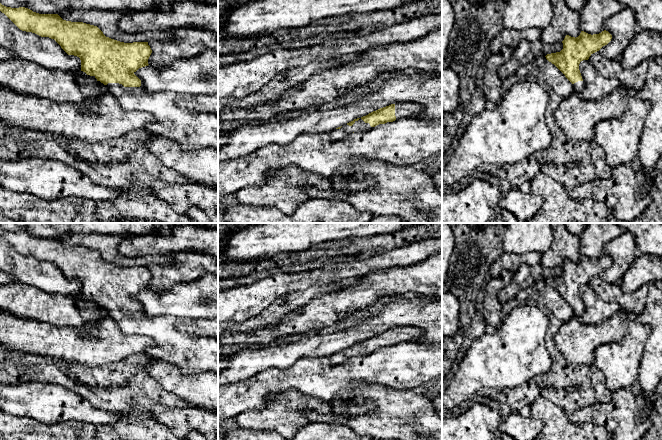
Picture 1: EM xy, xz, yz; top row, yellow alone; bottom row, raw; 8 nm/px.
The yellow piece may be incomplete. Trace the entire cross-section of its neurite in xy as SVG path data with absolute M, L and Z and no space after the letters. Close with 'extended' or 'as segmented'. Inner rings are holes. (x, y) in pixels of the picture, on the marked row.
M0 3L0 11L20 30L54 39L68 55L79 57L81 71L103 83L108 93L117 99L124 110L146 112L152 115L155 121L147 123L144 127L152 135L170 139L182 150L206 147L218 149L218 116L216 114L185 110L177 104L177 99L181 97L177 94L169 92L149 94L140 88L141 80L134 73L139 68L149 65L148 59L152 50L148 42L120 42L106 37L97 26L66 21L58 14L39 14L25 7L11 8Z; extended

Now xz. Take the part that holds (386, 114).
M398 102L373 111L361 118L354 119L344 126L338 127L335 130L329 132L329 136L332 140L337 141L346 138L351 133L364 132L373 129L379 124L393 122L396 119L416 119L420 115L422 110L423 107L418 103Z; extended

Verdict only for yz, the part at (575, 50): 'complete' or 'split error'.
split error

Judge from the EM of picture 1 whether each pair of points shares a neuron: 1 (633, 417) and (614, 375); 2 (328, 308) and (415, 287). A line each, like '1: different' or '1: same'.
1: different
2: same

